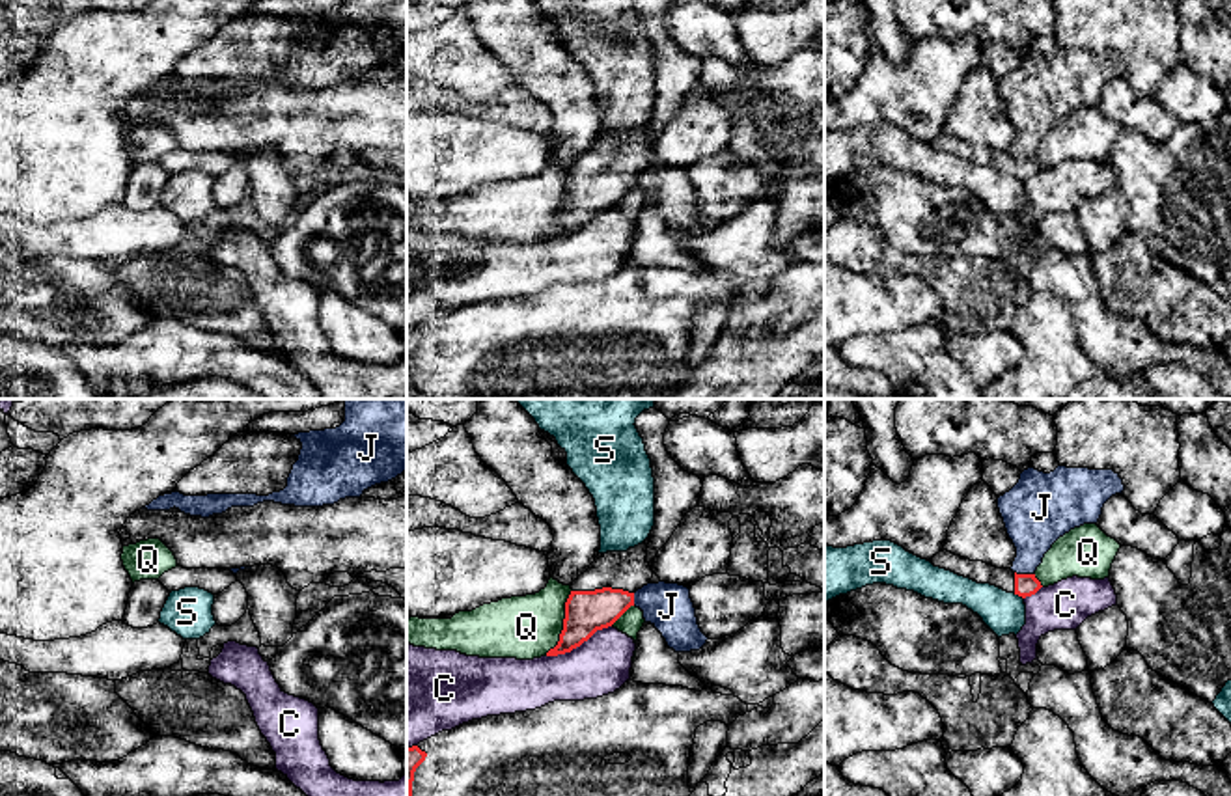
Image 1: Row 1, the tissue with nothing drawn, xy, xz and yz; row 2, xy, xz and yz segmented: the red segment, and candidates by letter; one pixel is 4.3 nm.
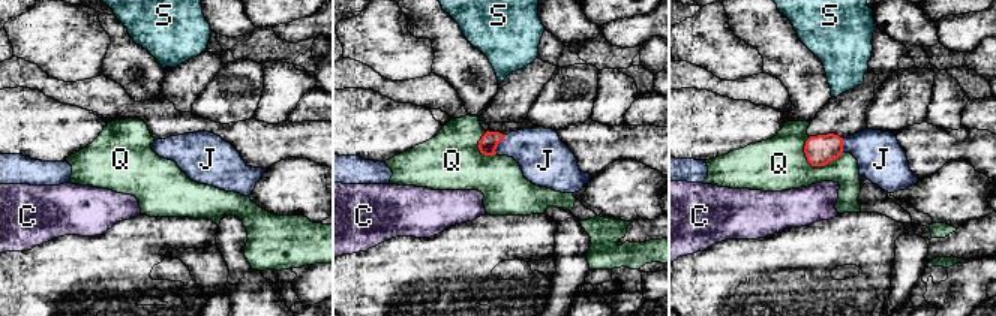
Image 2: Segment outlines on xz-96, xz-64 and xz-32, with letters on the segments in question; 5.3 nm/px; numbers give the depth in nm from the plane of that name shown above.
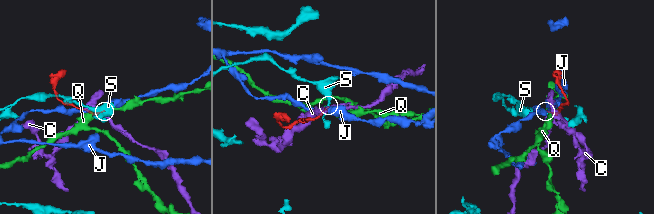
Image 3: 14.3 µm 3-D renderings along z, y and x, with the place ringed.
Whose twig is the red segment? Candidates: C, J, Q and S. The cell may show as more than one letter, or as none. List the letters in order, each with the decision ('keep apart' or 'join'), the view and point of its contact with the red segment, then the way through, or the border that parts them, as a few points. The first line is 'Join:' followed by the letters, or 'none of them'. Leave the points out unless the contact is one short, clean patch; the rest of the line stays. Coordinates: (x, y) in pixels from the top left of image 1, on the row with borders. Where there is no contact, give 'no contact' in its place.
Join: none of them
C: keep apart; meets red in xz at (579, 645)
J: keep apart; meets red in yz at (1024, 575); border along yz (1015, 571), (1034, 575)
Q: keep apart; meets red in xz at (564, 623)
S: keep apart; meets red in yz at (1019, 595)

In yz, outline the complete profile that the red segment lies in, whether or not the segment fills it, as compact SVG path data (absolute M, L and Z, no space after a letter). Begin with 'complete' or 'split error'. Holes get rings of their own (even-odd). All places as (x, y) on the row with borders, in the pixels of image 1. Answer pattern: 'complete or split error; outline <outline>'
split error; outline M944 548L931 559L931 563L977 583L996 585L1022 598L1035 595L1043 587L1035 574L1017 574L1011 569L996 569L983 561L964 559Z

